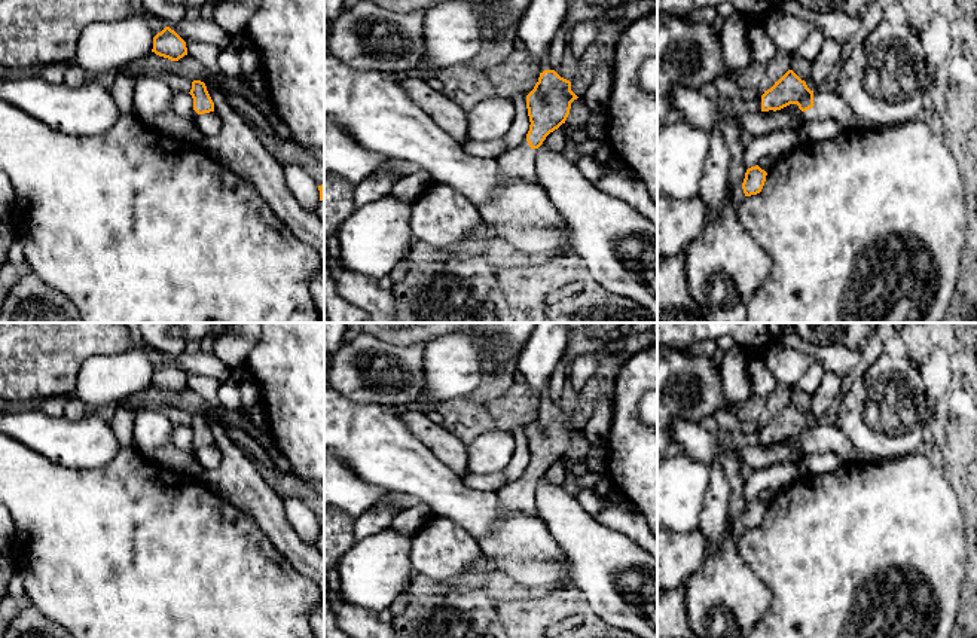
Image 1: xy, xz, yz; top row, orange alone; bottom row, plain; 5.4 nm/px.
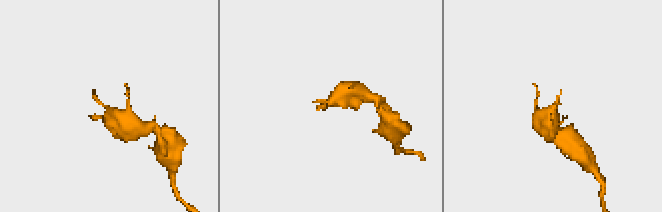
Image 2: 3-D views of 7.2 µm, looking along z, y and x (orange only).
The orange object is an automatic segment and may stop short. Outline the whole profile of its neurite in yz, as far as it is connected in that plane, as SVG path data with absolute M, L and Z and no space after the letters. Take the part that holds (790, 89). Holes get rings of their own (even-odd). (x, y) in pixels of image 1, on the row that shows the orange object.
M788 70L761 95L761 112L797 104L806 120L834 119L842 129L876 131L876 123L860 119L837 92L813 92L793 70Z

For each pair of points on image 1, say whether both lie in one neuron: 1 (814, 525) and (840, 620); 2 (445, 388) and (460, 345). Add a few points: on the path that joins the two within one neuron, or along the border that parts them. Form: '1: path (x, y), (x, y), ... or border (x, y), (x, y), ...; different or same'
1: path (836, 549), (840, 553), (840, 597); same
2: path (446, 378), (460, 360), (460, 356); same

